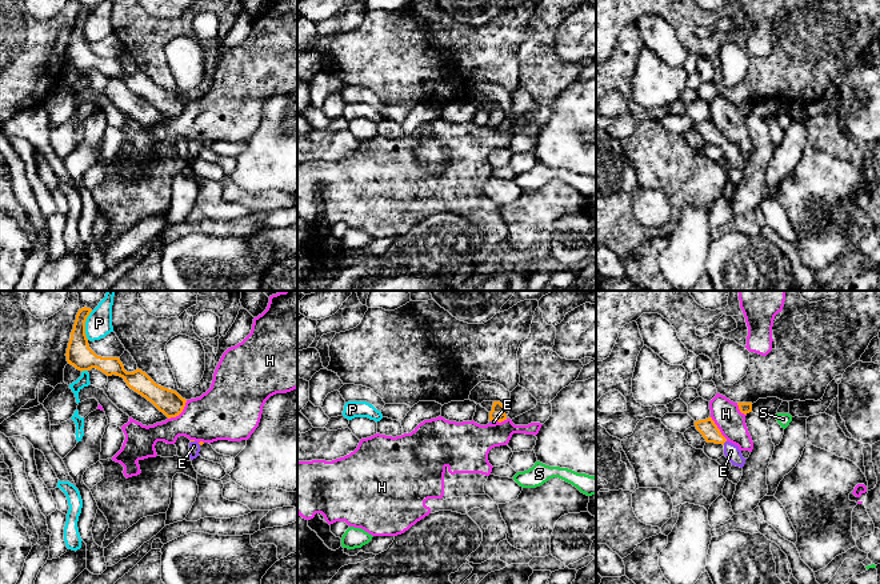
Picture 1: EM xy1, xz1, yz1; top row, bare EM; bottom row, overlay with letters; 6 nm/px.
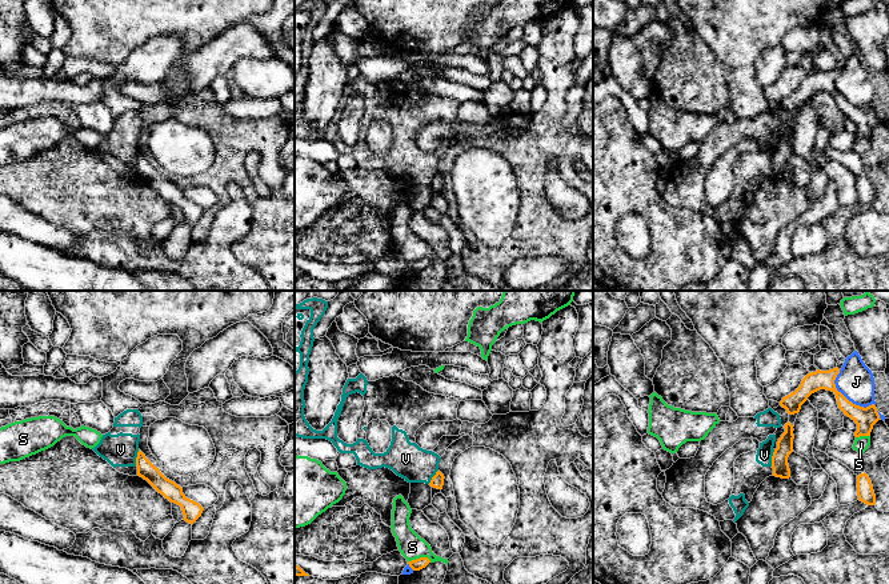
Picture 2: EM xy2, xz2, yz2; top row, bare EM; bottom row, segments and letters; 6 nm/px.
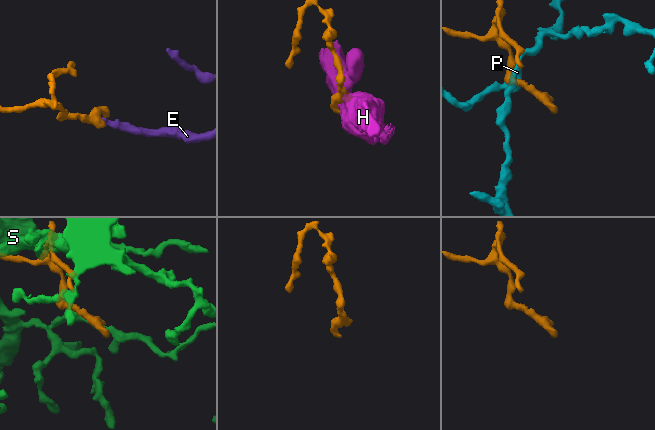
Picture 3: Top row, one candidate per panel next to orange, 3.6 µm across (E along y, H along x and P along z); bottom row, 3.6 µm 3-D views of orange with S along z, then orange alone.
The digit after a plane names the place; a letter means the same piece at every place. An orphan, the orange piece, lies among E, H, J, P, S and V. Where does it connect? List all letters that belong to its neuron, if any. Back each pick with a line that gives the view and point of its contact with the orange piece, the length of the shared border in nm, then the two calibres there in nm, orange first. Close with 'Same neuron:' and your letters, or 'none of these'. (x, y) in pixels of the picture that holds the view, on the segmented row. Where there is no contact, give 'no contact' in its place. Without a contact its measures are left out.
E: yz1 (724, 442) | 40 nm | 110/90 nm
Same neuron: E

